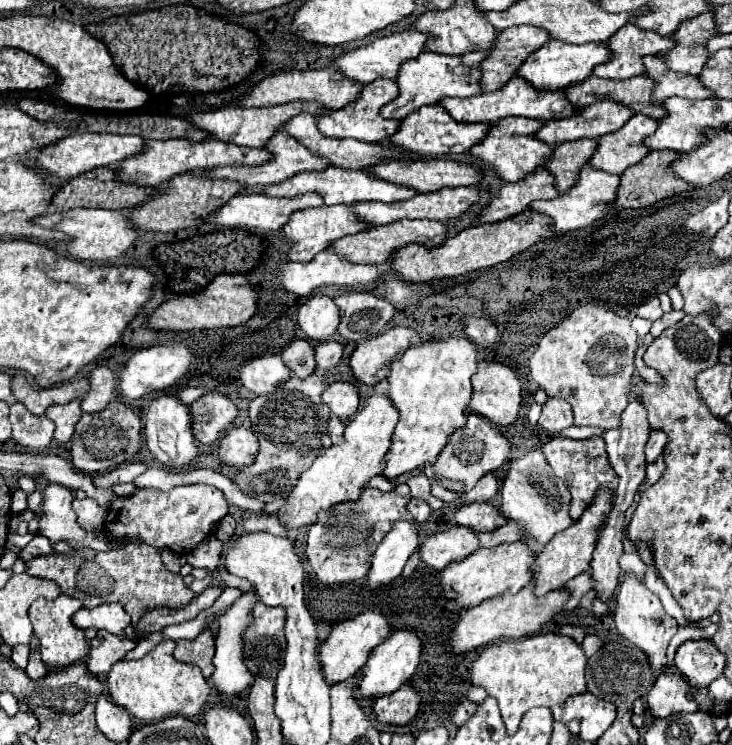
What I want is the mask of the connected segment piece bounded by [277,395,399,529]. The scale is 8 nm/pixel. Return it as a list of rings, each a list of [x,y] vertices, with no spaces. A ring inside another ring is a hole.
[[[373,395],[367,399],[363,411],[347,423],[345,441],[337,447],[327,449],[315,463],[299,477],[293,491],[287,495],[285,503],[279,507],[279,521],[285,529],[309,527],[317,521],[319,511],[327,511],[345,501],[357,501],[367,481],[381,473],[383,457],[391,445],[393,429],[399,421],[399,411],[393,407],[387,395]]]

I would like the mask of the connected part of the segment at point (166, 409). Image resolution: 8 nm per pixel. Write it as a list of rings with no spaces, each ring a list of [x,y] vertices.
[[[167,393],[167,395],[159,395],[151,401],[147,415],[145,415],[145,441],[147,447],[153,455],[153,459],[157,459],[159,463],[163,463],[165,467],[177,467],[177,469],[187,469],[191,465],[191,461],[197,457],[197,445],[195,445],[195,437],[191,433],[191,413],[189,407],[183,405],[179,401],[177,395]]]

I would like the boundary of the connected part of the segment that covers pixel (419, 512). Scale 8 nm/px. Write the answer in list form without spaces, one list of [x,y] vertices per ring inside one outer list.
[[[411,498],[407,507],[409,507],[407,511],[409,511],[409,513],[413,513],[413,519],[415,519],[417,523],[423,523],[423,521],[427,521],[432,513],[429,505],[420,499]]]

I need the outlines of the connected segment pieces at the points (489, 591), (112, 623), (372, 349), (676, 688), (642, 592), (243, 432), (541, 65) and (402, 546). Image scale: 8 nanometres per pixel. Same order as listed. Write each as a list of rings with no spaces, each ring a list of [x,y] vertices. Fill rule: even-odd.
[[[523,541],[505,543],[497,549],[477,549],[463,561],[453,561],[439,575],[439,585],[443,597],[449,601],[457,601],[461,607],[475,607],[481,601],[499,597],[503,593],[517,593],[525,585],[531,583],[531,563],[535,555]]]
[[[115,603],[115,605],[99,605],[95,609],[79,609],[73,615],[73,621],[79,629],[105,629],[109,633],[119,635],[129,623],[129,615],[123,609],[123,605]]]
[[[393,327],[383,335],[363,341],[351,355],[351,369],[365,385],[375,385],[389,375],[389,363],[403,355],[411,345],[419,345],[417,331],[407,327]]]
[[[661,673],[651,691],[645,697],[647,711],[659,719],[659,717],[669,717],[675,713],[695,713],[697,703],[691,699],[691,687],[685,681],[685,677],[679,675],[667,675]]]
[[[625,577],[625,581],[619,587],[617,607],[615,607],[615,625],[617,625],[617,631],[629,641],[629,645],[633,645],[635,649],[641,649],[647,655],[649,667],[653,671],[671,669],[665,651],[671,637],[677,633],[677,621],[665,613],[659,597],[651,593],[643,583],[639,583],[635,577]]]
[[[231,427],[219,443],[219,459],[225,465],[241,469],[253,463],[257,449],[259,449],[259,443],[251,429]]]
[[[549,41],[543,49],[535,51],[519,69],[519,77],[533,83],[535,89],[567,89],[585,81],[595,65],[607,63],[611,59],[611,49],[605,43],[587,43],[587,45],[567,45],[563,41]]]
[[[397,521],[377,545],[373,565],[367,573],[367,585],[379,589],[397,579],[407,559],[419,549],[419,527],[415,521]]]

